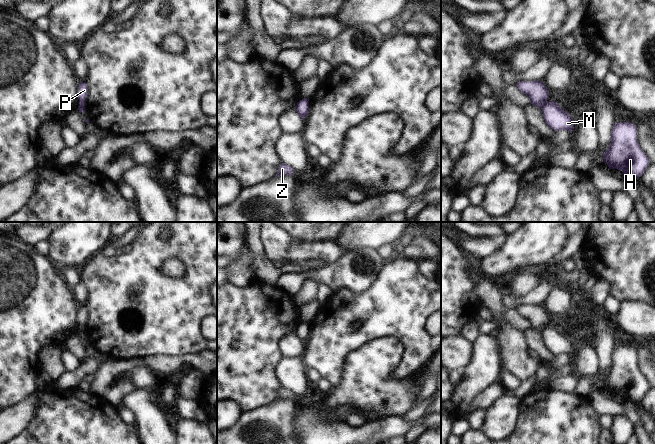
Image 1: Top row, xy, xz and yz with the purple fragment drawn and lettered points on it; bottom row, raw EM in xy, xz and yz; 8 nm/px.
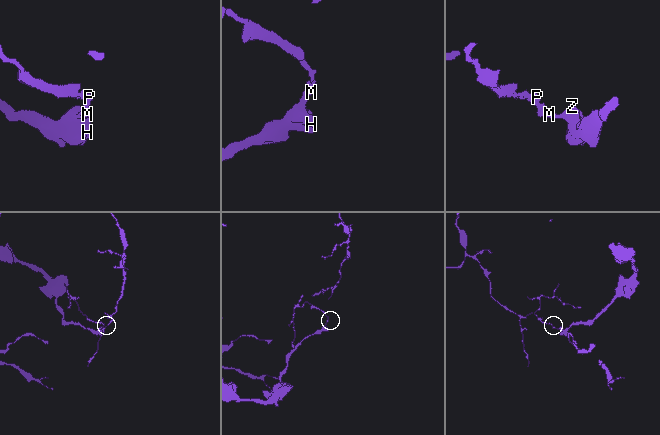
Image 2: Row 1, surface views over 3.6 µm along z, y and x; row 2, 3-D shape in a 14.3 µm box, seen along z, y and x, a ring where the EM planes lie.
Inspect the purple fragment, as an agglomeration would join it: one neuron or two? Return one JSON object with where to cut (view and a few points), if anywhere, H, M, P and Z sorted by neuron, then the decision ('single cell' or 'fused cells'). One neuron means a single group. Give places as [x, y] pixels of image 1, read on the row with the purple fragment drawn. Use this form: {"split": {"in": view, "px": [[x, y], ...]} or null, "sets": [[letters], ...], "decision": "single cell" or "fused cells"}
{"split": {"in": "yz", "px": [[547, 101], [541, 108]]}, "sets": [["H", "M", "Z"], ["P"]], "decision": "fused cells"}

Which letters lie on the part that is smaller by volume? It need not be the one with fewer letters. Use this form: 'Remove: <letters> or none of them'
Remove: P

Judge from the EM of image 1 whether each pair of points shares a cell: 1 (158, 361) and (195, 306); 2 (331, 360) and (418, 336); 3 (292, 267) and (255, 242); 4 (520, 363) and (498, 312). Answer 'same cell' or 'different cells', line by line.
1: different cells
2: same cell
3: same cell
4: same cell

